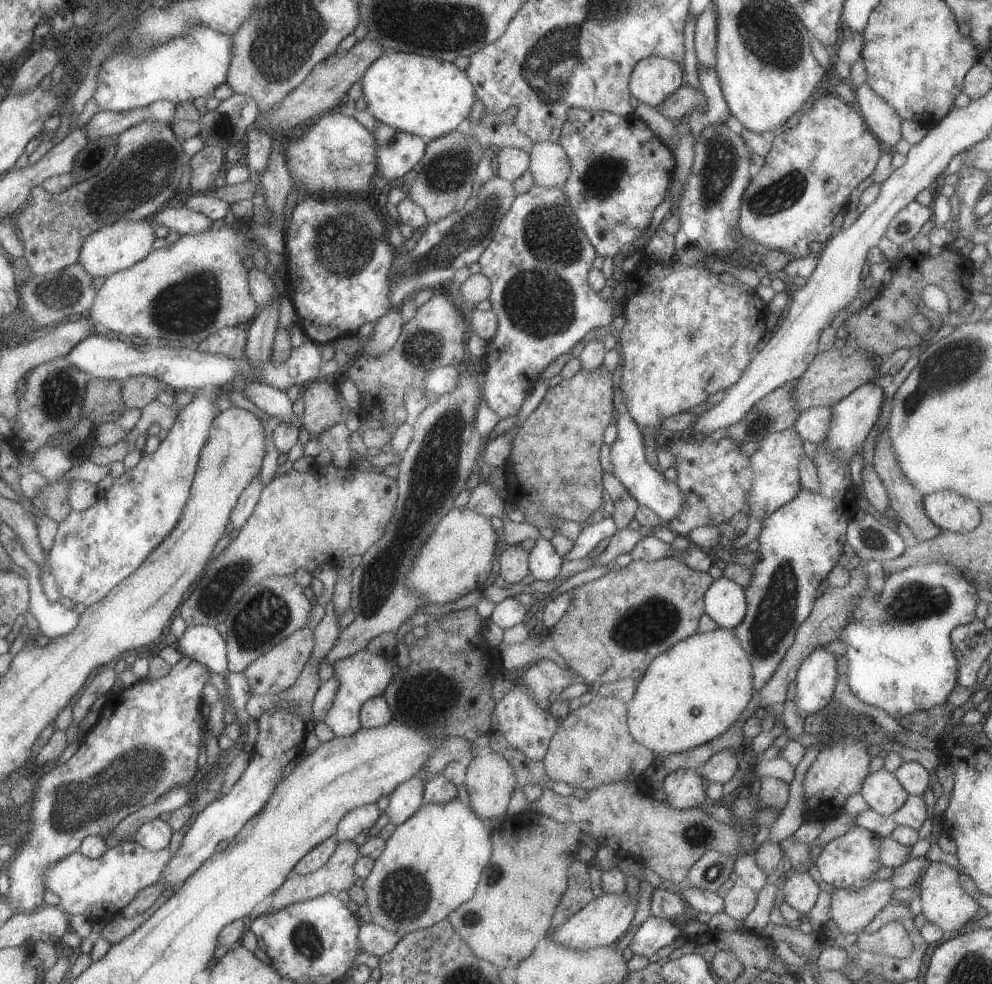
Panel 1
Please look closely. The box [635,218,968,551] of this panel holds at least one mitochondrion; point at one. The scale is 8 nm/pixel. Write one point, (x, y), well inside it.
(763, 425)

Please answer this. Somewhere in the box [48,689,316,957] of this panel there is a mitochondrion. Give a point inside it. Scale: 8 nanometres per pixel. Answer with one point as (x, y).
(132, 772)

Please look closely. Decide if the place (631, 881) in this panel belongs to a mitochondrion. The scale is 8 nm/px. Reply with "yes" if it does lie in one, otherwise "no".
no

